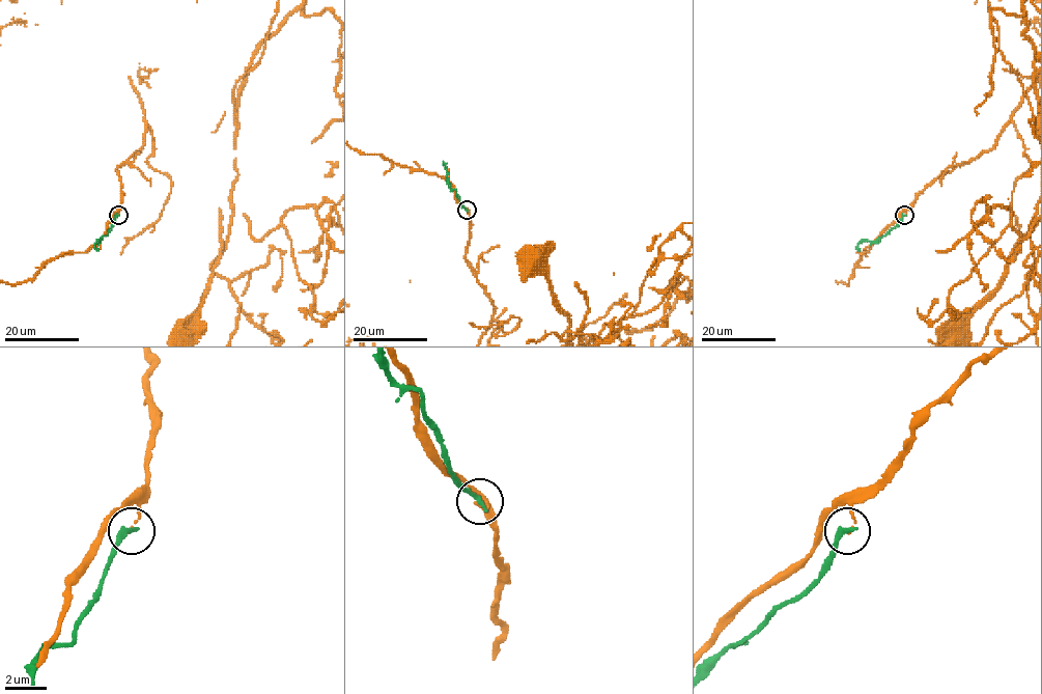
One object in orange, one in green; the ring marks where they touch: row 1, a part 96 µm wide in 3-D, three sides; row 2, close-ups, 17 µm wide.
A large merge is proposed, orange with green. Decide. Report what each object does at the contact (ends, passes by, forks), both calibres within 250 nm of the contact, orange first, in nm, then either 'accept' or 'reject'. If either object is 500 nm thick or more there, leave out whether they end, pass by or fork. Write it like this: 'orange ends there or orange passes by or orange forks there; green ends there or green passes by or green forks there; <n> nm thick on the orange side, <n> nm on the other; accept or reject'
orange ends there; green ends there; 90 nm thick on the orange side, 240 nm on the other; reject

